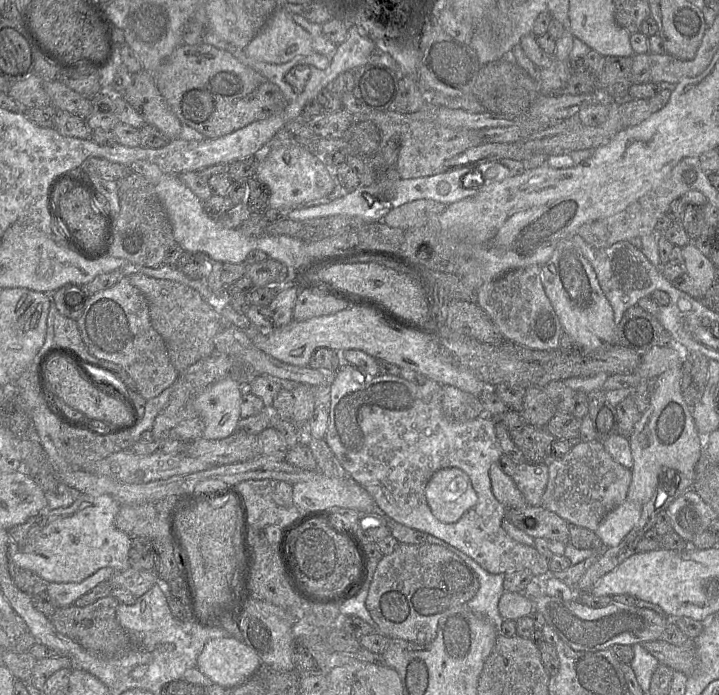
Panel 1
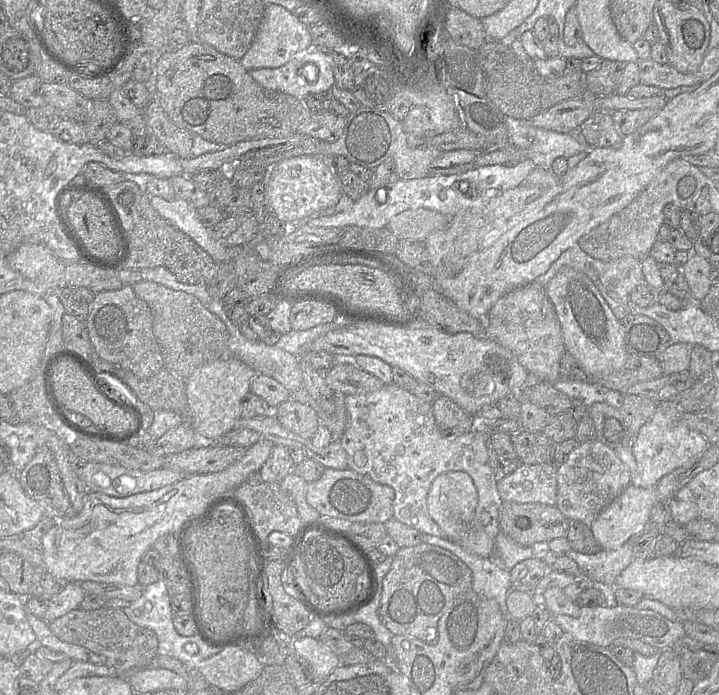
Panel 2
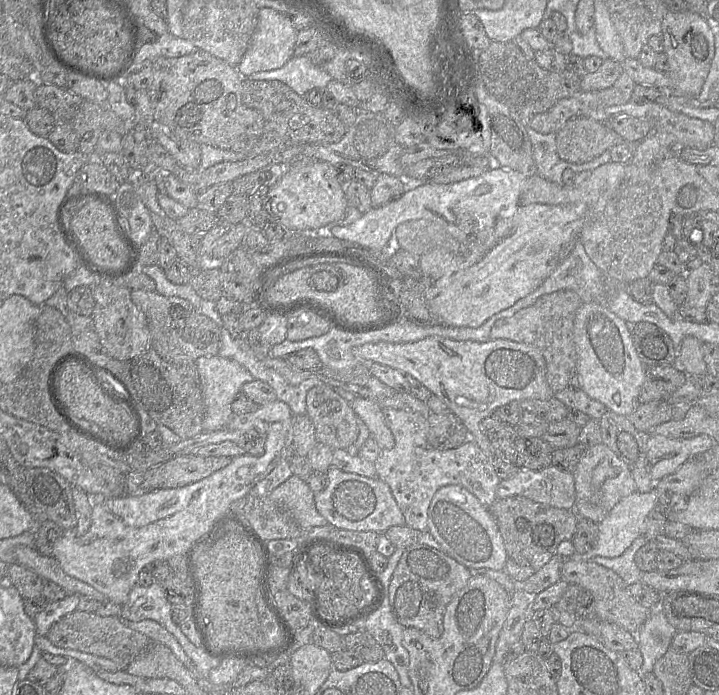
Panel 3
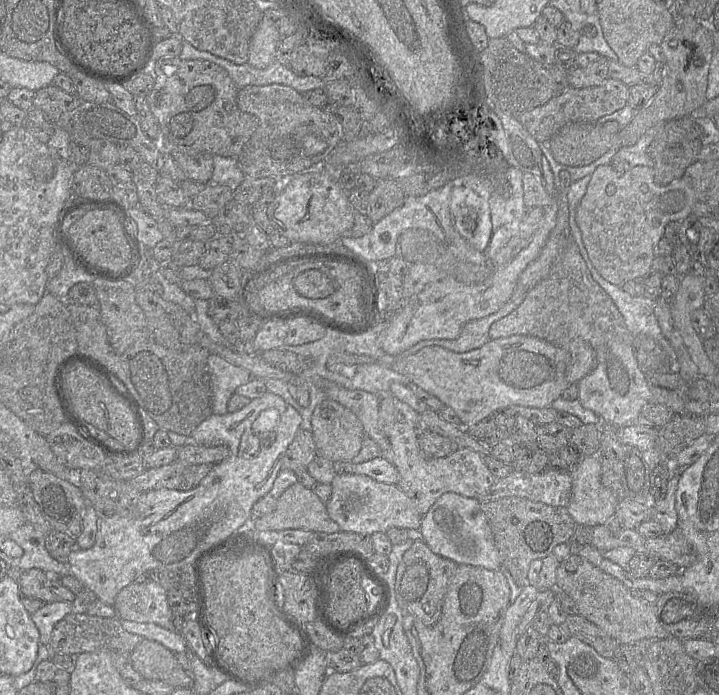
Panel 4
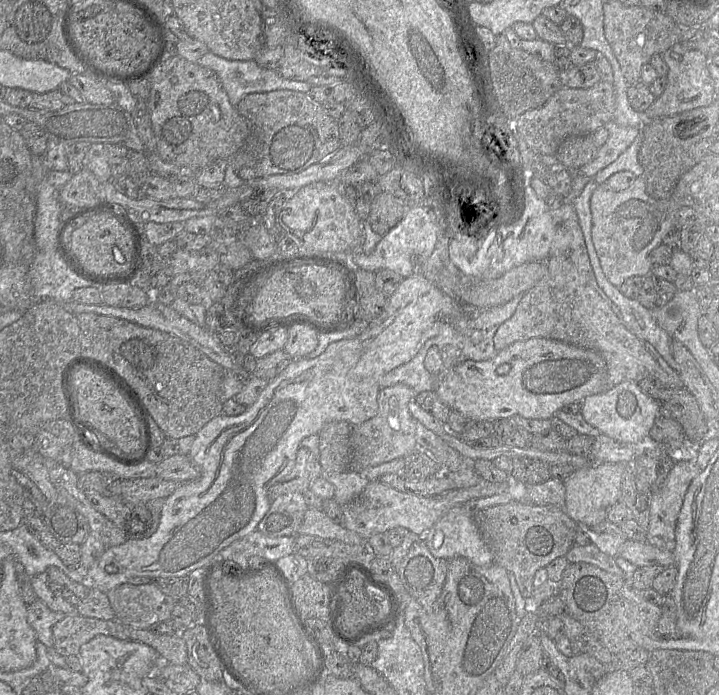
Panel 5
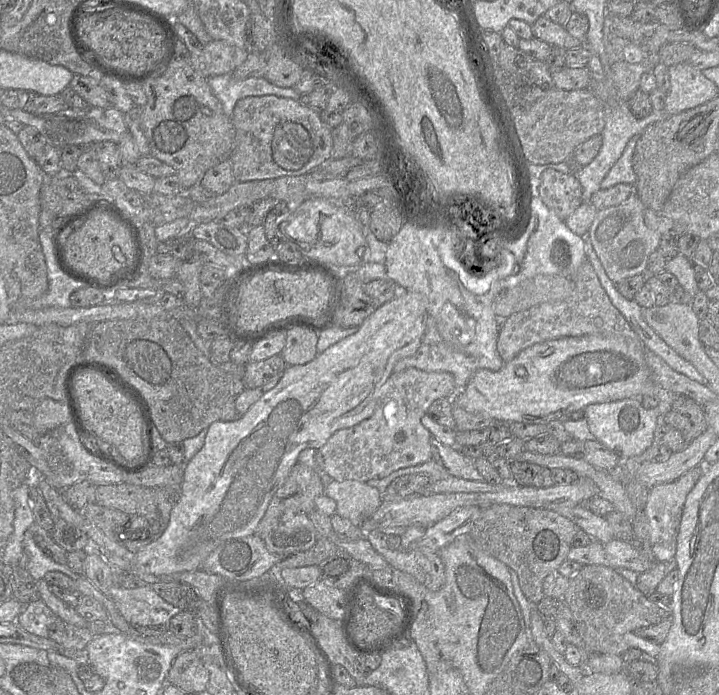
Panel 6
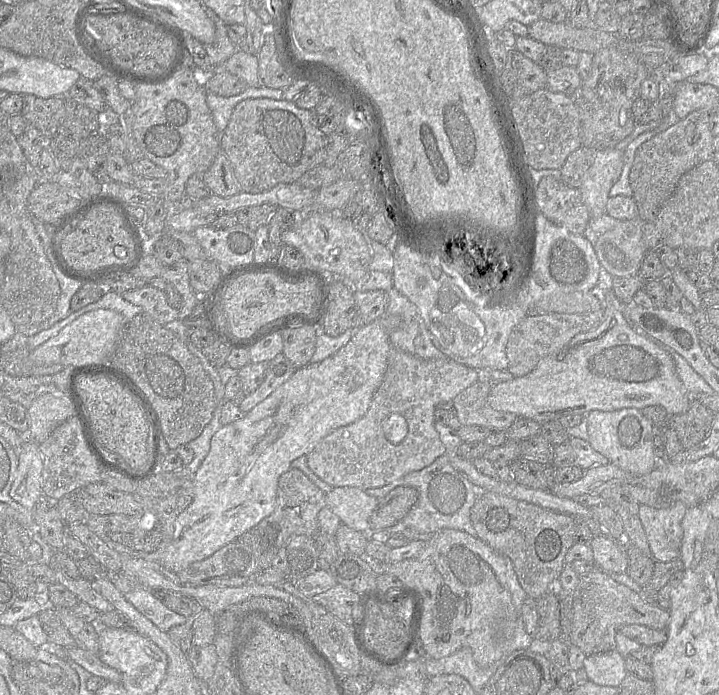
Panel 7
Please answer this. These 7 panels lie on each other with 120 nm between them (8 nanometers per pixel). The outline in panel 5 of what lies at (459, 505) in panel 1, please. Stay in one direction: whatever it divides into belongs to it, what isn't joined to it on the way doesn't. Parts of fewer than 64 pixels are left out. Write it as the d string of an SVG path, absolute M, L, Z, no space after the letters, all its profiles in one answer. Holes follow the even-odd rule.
M464 506L451 508L420 537L436 558L449 561L464 557L482 567L494 563L493 556L480 535L473 513Z

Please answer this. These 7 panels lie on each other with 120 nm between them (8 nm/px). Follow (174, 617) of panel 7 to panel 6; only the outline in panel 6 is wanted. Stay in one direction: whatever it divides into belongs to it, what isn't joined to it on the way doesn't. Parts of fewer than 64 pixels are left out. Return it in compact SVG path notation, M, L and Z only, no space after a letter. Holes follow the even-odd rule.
M115 584L109 597L119 613L134 627L167 625L181 611L161 598L151 586L127 589Z

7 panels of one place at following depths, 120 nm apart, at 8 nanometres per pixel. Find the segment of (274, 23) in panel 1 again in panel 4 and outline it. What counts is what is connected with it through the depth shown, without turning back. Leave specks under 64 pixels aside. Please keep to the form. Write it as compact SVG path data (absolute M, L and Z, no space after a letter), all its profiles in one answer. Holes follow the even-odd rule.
M262 18L249 45L248 64L257 69L264 69L275 62L275 54L281 35L272 19Z

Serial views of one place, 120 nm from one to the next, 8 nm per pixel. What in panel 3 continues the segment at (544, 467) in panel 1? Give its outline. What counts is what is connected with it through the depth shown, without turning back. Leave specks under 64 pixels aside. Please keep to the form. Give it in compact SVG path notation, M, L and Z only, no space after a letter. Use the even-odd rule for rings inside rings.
M552 465L541 470L519 469L512 477L502 479L496 490L497 499L512 496L522 496L559 509L574 510L576 491L573 473Z

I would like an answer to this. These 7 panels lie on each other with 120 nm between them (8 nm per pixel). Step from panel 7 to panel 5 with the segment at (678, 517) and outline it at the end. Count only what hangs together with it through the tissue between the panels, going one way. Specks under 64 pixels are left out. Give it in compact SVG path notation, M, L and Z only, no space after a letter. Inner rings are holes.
M678 460L664 483L653 495L647 542L659 549L674 551L676 526L687 489L700 473L695 460Z

